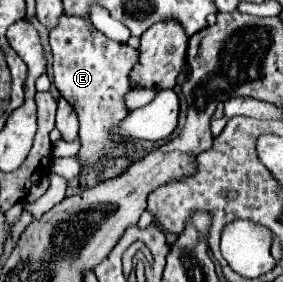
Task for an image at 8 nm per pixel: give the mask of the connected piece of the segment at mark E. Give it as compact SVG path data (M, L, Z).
M60 16L58 28L50 30L50 46L54 52L54 84L60 90L60 94L68 100L68 104L74 108L80 120L80 142L82 148L78 150L78 160L82 166L98 166L100 160L104 160L108 154L112 154L116 148L132 148L134 144L128 138L116 136L112 132L114 126L122 124L122 120L130 114L130 110L124 104L124 96L134 90L130 72L138 62L138 50L130 48L128 44L118 44L110 38L106 38L100 32L94 32L86 20L76 18L76 16Z

